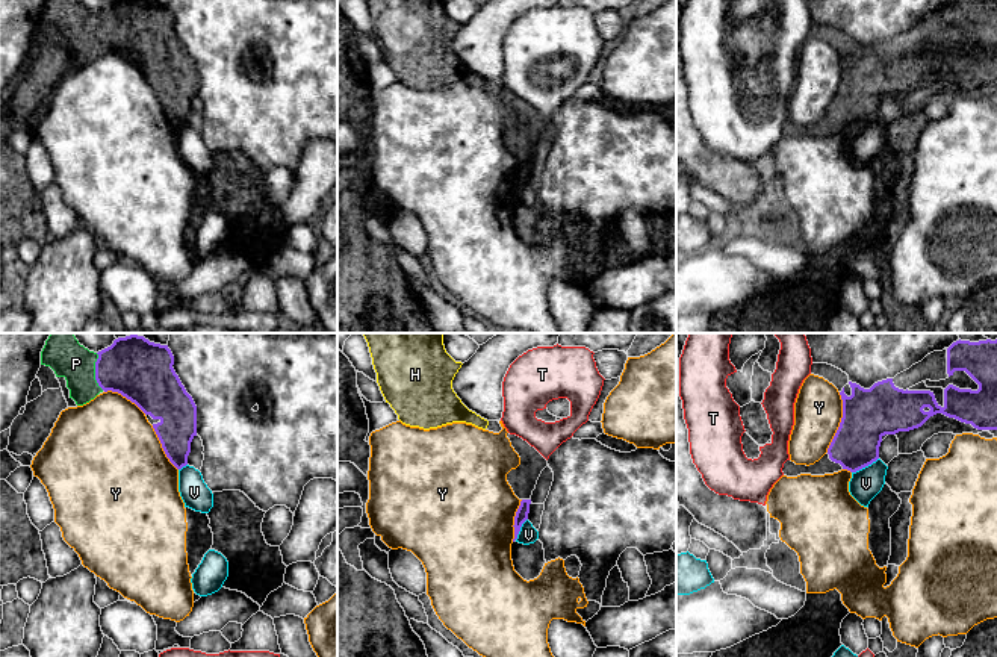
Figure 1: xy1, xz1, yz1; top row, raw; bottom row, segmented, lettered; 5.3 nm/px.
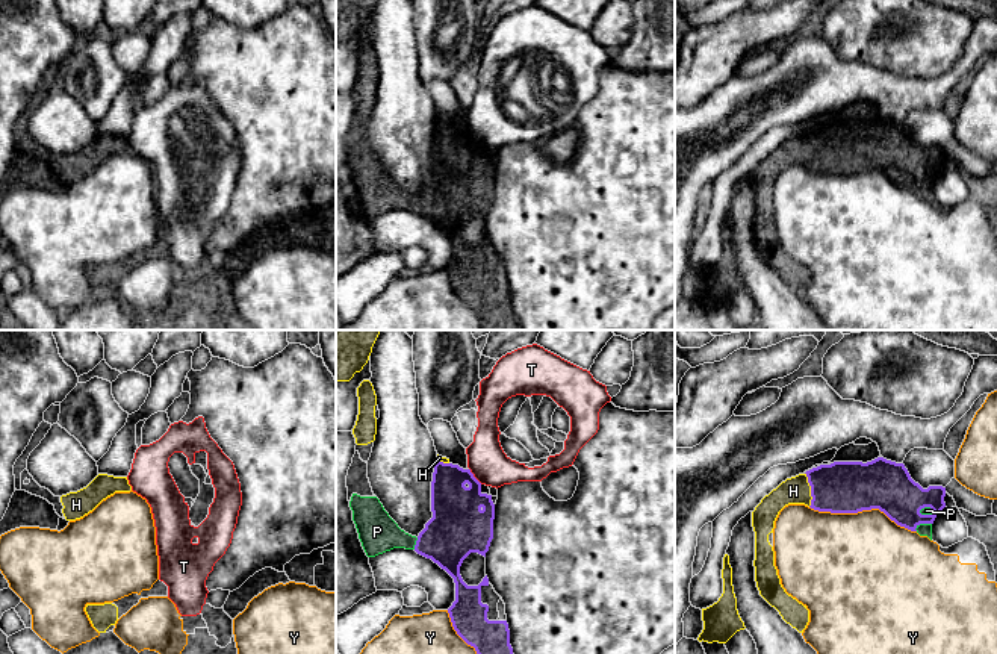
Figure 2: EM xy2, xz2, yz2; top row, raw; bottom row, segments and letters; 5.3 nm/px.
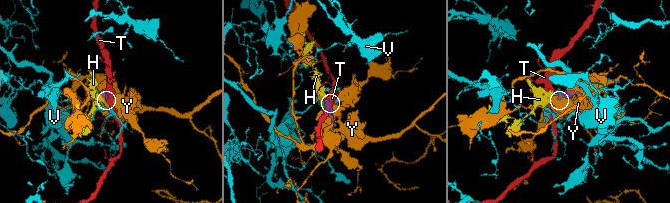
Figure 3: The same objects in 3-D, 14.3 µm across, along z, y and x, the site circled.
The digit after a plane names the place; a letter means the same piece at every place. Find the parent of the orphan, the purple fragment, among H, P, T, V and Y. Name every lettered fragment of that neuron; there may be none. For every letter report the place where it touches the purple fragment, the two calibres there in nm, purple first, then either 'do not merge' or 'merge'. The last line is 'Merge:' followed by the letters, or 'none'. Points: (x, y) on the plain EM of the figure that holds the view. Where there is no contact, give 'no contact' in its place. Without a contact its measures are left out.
H: contact yz2 (811, 150); calibres 280 and 140 nm; merge
P: contact xy1 (96, 32); calibres 320 and 200 nm; merge
T: contact xz2 (472, 137); calibres 280 and 200 nm; do not merge
V: contact yz1 (864, 127); calibres 260 and 160 nm; do not merge
Y: contact yz2 (863, 170); calibres 280 and 480 nm; do not merge
Merge: H, P

